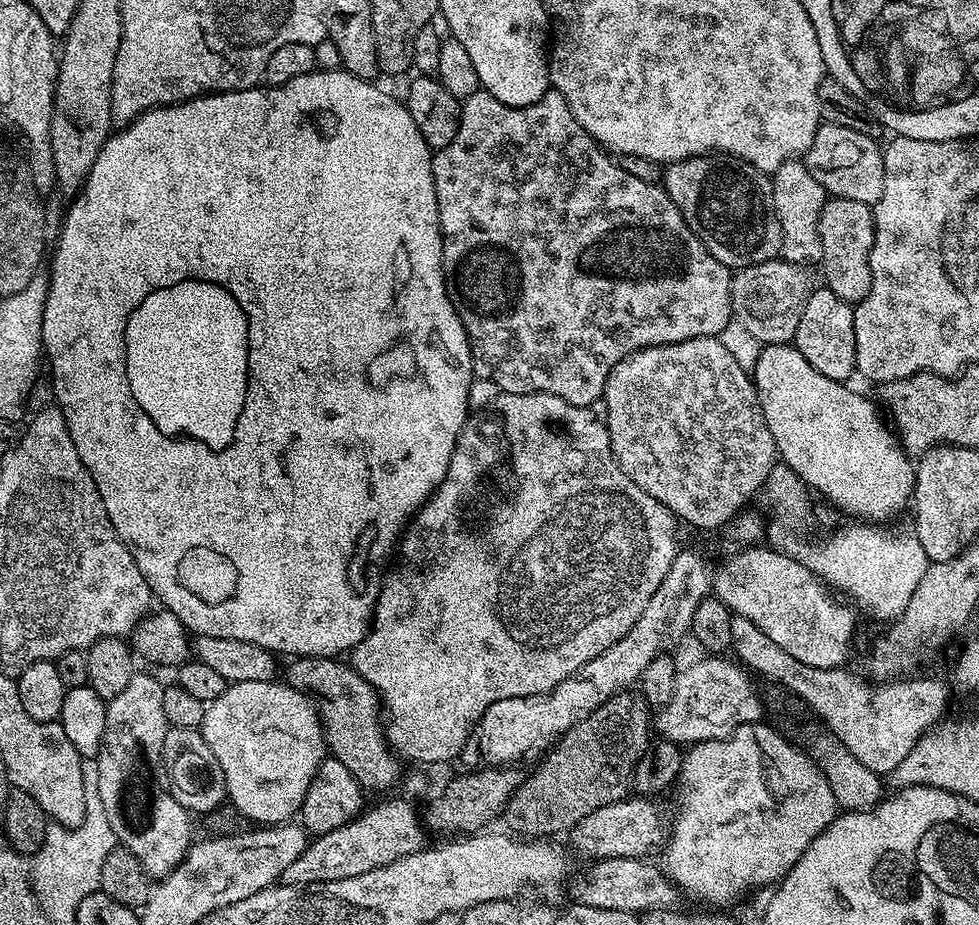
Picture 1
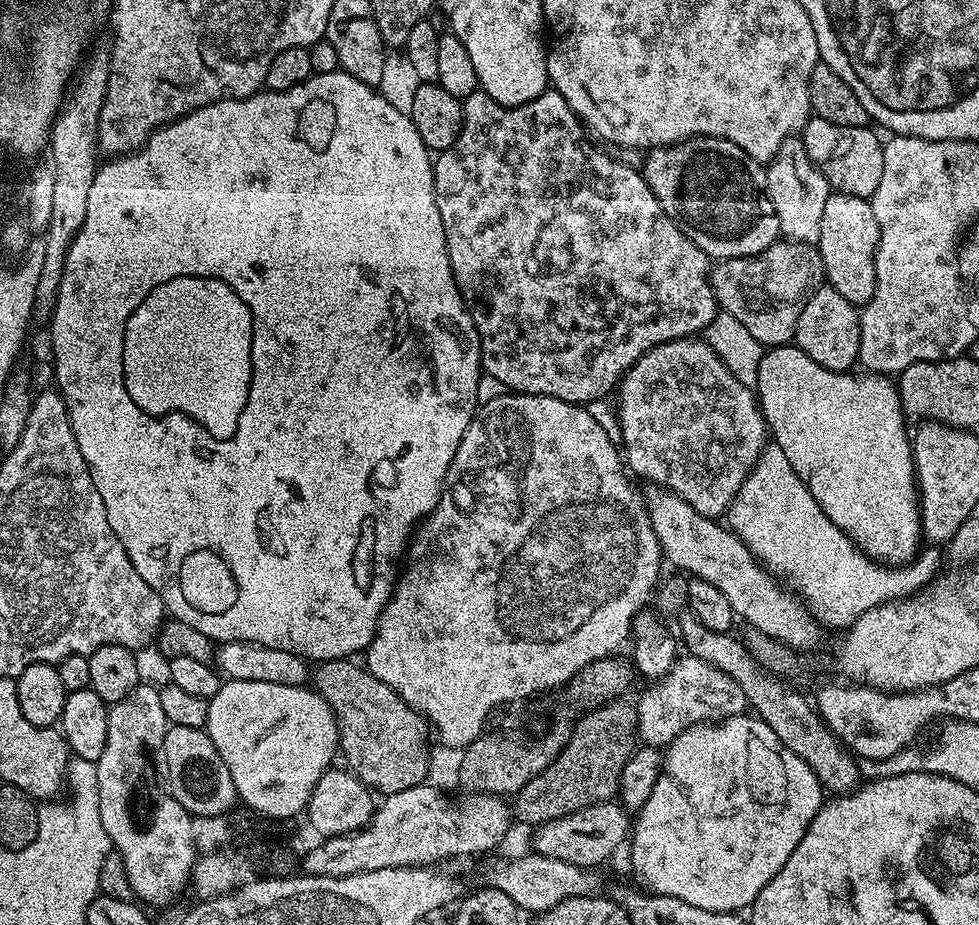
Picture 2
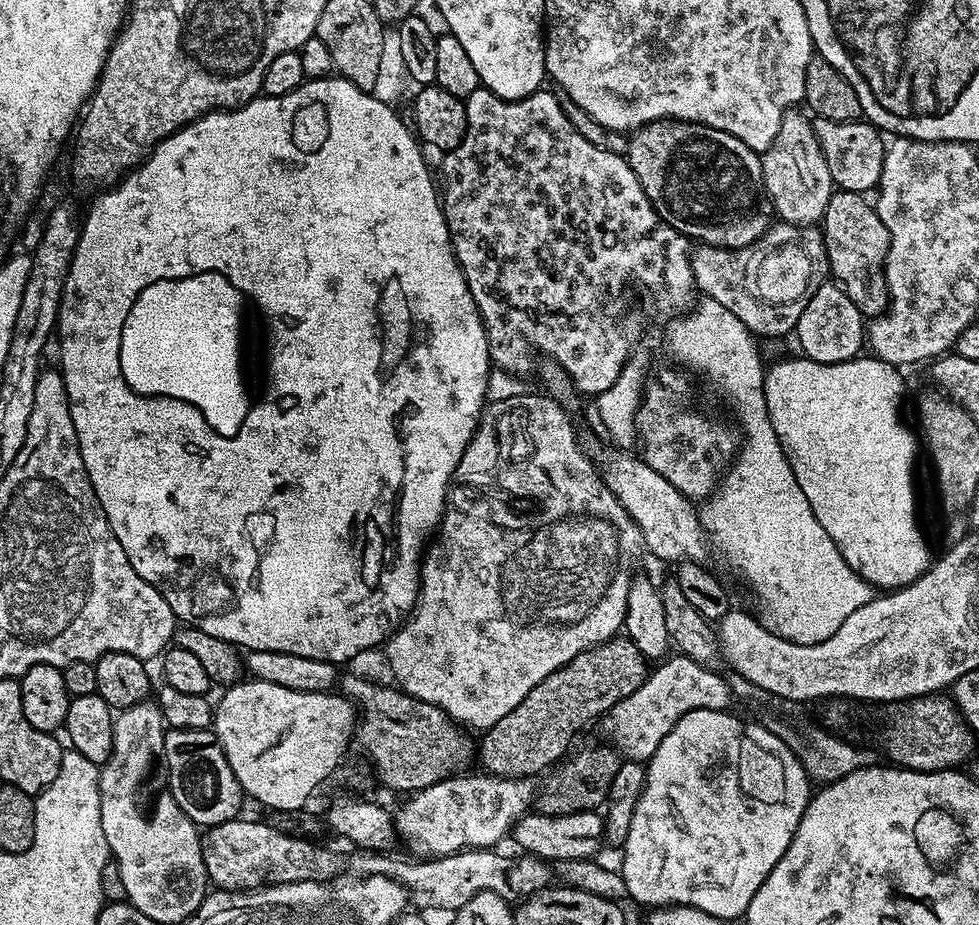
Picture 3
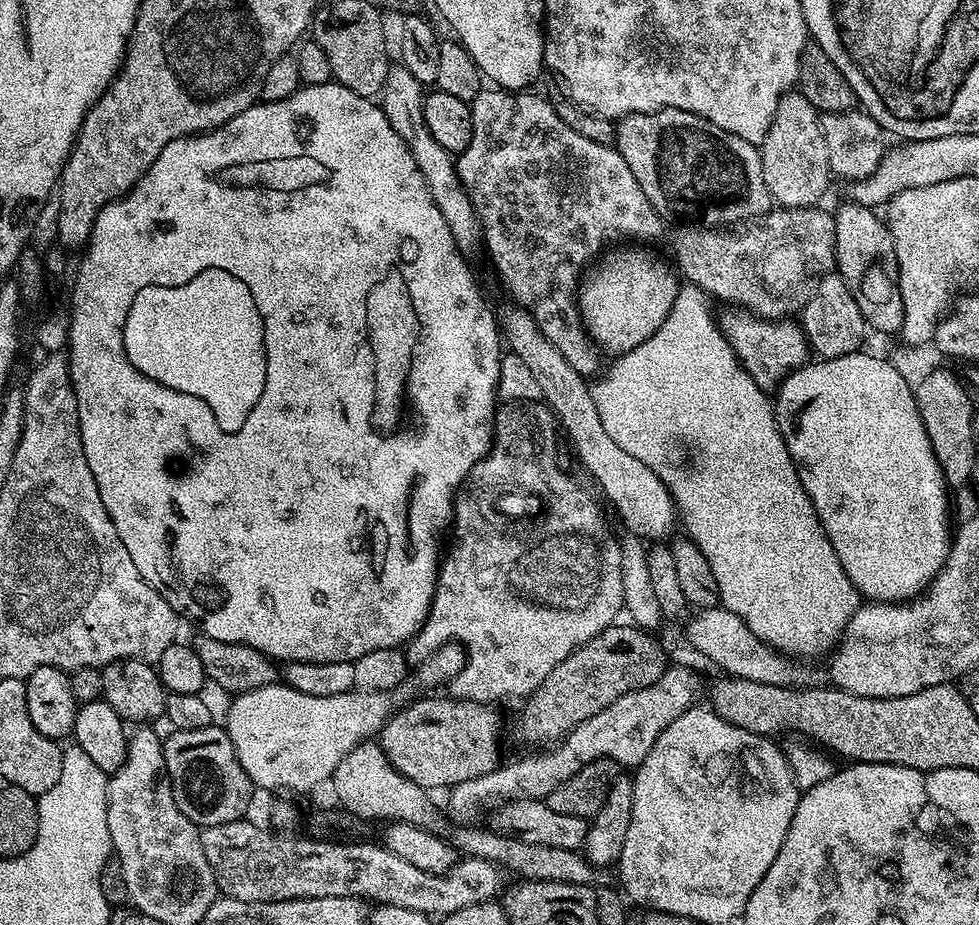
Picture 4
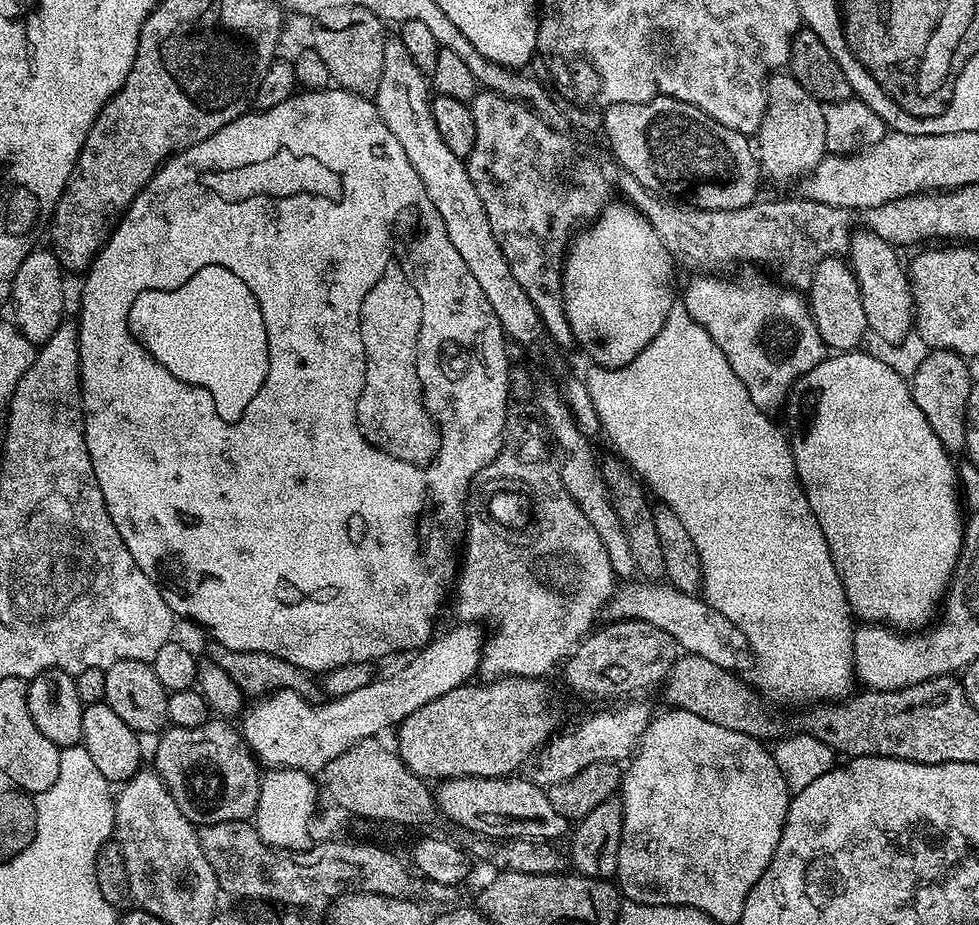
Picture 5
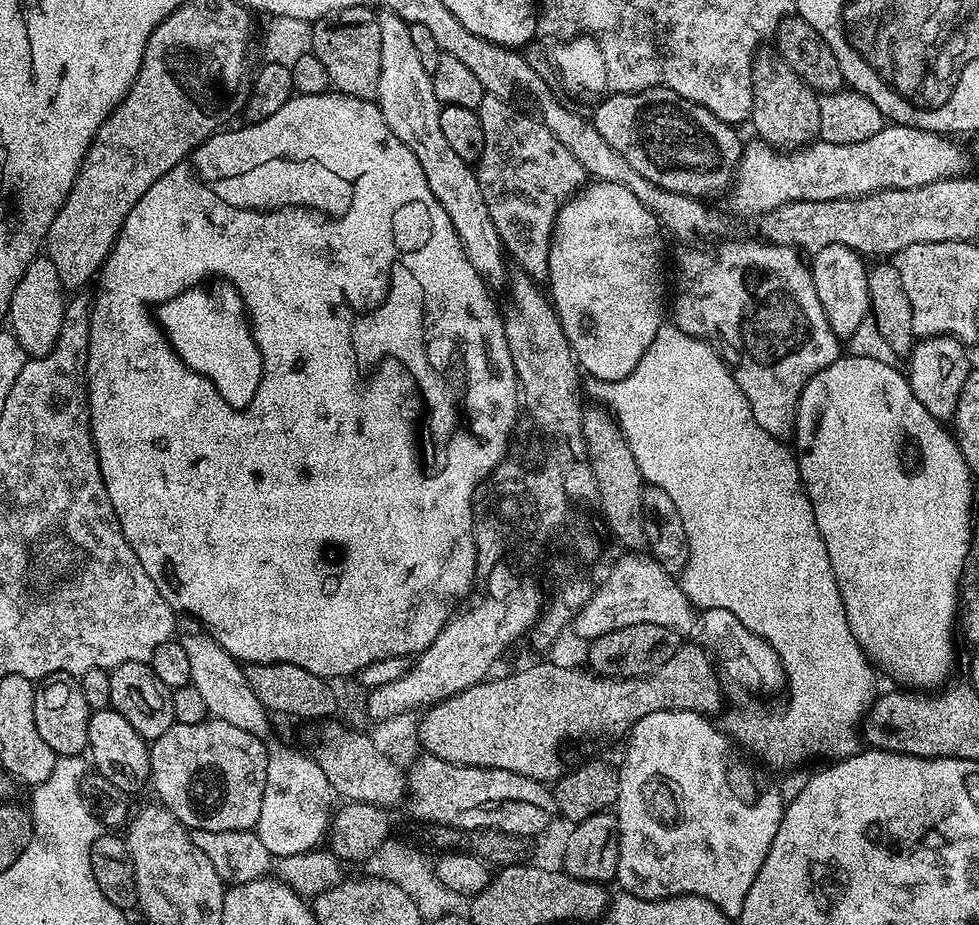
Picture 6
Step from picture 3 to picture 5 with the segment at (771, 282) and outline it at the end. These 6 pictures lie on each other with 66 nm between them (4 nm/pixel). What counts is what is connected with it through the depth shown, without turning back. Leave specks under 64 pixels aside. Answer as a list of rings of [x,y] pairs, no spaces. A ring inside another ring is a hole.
[[[622,172],[619,173],[618,186],[627,203],[631,204],[641,216],[647,218],[650,226],[658,230],[658,238],[662,238],[662,246],[672,255],[673,261],[684,268],[693,268],[696,274],[716,274],[720,268],[728,268],[741,260],[748,264],[777,264],[784,271],[783,279],[789,285],[799,285],[800,275],[804,268],[815,268],[822,258],[835,256],[847,249],[848,242],[852,238],[854,225],[852,225],[853,213],[847,208],[835,208],[826,206],[822,202],[814,202],[803,198],[796,200],[764,200],[755,204],[747,204],[745,208],[738,210],[702,210],[693,208],[687,202],[677,202],[672,198],[665,198],[658,192],[652,192],[646,186],[642,186],[638,178]]]

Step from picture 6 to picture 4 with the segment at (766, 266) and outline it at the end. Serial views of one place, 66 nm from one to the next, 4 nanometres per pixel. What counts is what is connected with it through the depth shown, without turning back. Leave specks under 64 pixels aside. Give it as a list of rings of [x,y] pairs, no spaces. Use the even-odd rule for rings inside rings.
[[[735,306],[724,311],[728,312],[719,313],[718,316],[720,329],[736,351],[740,365],[748,371],[750,378],[754,378],[754,382],[758,382],[760,388],[775,389],[790,373],[809,363],[808,340],[804,337],[803,327],[795,319],[763,320],[753,312]]]

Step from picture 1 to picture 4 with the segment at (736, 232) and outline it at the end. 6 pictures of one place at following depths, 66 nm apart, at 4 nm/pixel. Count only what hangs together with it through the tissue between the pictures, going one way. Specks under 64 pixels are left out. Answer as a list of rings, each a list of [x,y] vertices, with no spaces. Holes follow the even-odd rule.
[[[677,108],[630,112],[621,116],[615,127],[616,151],[622,154],[626,166],[630,166],[630,174],[634,174],[638,186],[642,186],[642,194],[650,198],[661,217],[684,216],[680,218],[708,226],[740,226],[755,221],[773,207],[766,178],[762,178],[759,147],[730,134],[730,130],[722,130],[722,126],[714,126],[714,122],[690,114],[690,110]]]

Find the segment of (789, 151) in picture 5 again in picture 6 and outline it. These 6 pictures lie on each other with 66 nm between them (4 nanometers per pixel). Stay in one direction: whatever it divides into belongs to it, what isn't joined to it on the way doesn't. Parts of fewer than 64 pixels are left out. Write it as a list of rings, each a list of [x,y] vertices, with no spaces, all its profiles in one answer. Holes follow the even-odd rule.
[[[775,51],[756,52],[752,58],[752,115],[750,125],[757,137],[777,150],[805,147],[820,135],[817,93],[812,91]]]

